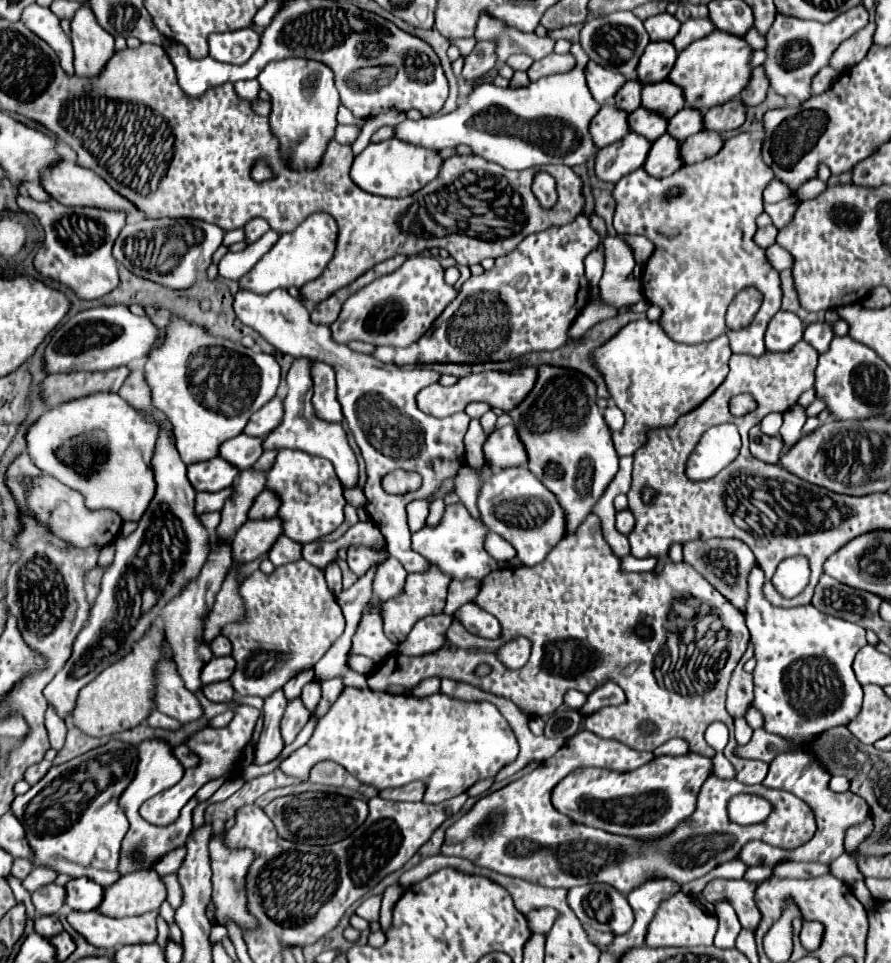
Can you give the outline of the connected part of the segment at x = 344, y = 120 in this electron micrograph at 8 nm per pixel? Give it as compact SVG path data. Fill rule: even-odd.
M340 106L338 108L338 122L340 124L352 124L352 126L358 126L358 128L362 128L364 126L364 118L358 118L358 116L354 116L346 106Z

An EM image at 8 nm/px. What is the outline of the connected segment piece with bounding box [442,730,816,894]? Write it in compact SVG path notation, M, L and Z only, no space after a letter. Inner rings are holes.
M584 730L566 742L552 758L540 762L530 774L506 784L504 788L482 796L466 814L462 814L448 830L442 854L462 856L478 866L496 870L506 876L522 878L546 888L574 888L584 884L608 884L622 894L652 882L672 880L684 886L702 878L722 862L738 858L742 844L762 840L766 844L792 850L806 844L816 832L812 808L790 792L768 790L762 786L746 786L738 780L722 780L716 774L702 784L692 816L682 820L674 830L660 838L638 840L616 836L598 828L576 824L552 806L550 794L554 786L578 768L608 768L614 772L636 770L654 758L653 752L638 751L616 740L602 740ZM742 792L758 794L772 804L768 820L760 824L740 826L728 816L728 802Z

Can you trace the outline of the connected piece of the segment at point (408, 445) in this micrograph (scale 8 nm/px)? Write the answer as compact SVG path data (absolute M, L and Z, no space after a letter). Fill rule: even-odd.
M282 288L268 294L240 290L234 296L234 312L242 324L262 334L262 338L276 350L294 358L306 356L334 366L340 382L338 400L342 404L344 418L366 460L366 512L384 534L388 542L388 554L398 558L406 572L426 572L430 562L412 550L404 508L416 498L432 496L446 478L454 478L456 470L464 464L464 434L468 430L466 412L448 418L434 418L418 408L416 394L422 388L438 382L440 374L428 368L402 370L396 364L385 365L372 356L358 354L344 344L336 344L330 338L330 328L324 324L314 324L308 316L308 308ZM394 468L418 472L422 476L422 486L410 494L386 494L380 482L382 476Z

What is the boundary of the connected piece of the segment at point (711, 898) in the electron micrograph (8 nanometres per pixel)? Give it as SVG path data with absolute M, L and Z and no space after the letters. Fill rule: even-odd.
M710 880L702 890L702 898L706 902L716 902L722 898L732 902L742 928L756 930L760 922L760 912L754 902L754 890L756 884L746 880Z

